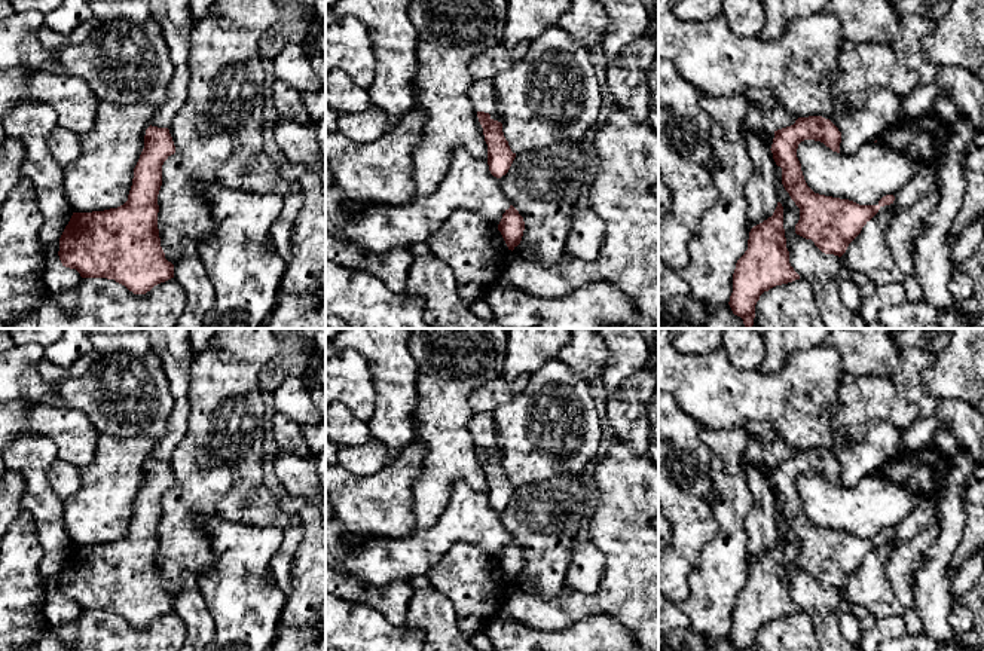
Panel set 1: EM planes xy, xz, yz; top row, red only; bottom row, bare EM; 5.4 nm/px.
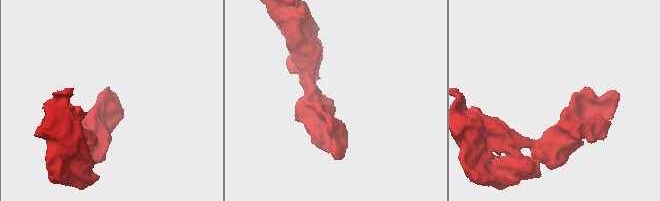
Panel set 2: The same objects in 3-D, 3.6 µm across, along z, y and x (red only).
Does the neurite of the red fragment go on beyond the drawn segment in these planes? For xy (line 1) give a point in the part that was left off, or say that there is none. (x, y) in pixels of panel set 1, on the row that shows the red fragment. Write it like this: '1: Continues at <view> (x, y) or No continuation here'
1: No continuation here

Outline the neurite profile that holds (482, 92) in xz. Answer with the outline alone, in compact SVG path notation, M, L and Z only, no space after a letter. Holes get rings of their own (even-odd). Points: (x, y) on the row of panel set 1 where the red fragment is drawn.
M474 80L471 88L468 89L468 97L477 111L489 113L491 119L502 122L501 113L496 107L496 91L493 80Z

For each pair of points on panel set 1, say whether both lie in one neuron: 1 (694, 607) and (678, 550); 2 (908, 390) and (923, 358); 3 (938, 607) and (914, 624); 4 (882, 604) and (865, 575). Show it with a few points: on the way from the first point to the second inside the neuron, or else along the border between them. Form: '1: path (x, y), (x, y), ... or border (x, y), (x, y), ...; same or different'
1: border (702, 555), (690, 574), (690, 595), (683, 605); different
2: path (908, 382), (908, 373), (916, 366); same
3: border (911, 586), (914, 608), (923, 630); different
4: path (876, 596), (868, 589), (868, 583); same

